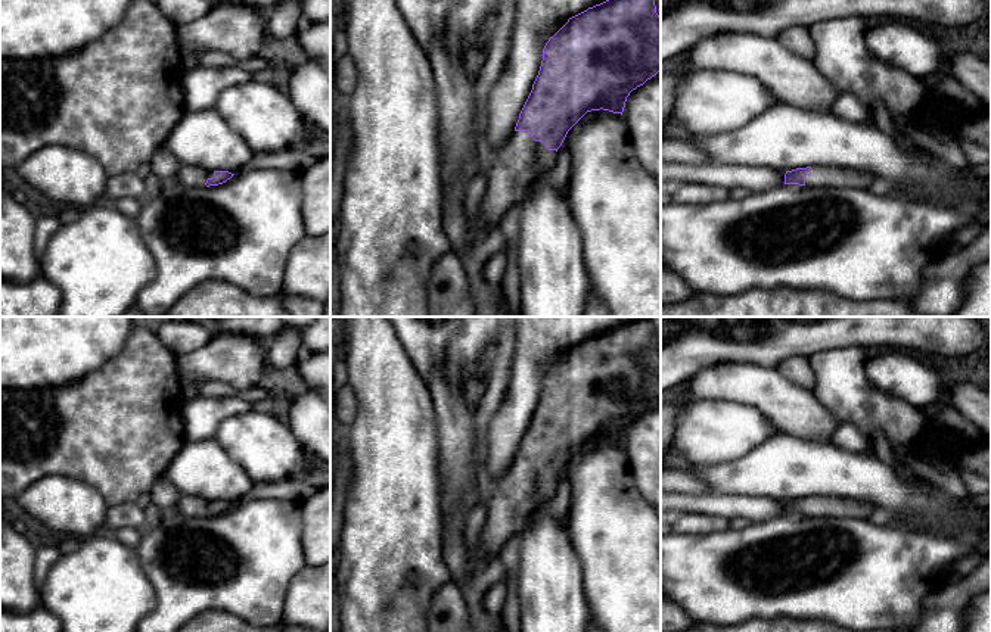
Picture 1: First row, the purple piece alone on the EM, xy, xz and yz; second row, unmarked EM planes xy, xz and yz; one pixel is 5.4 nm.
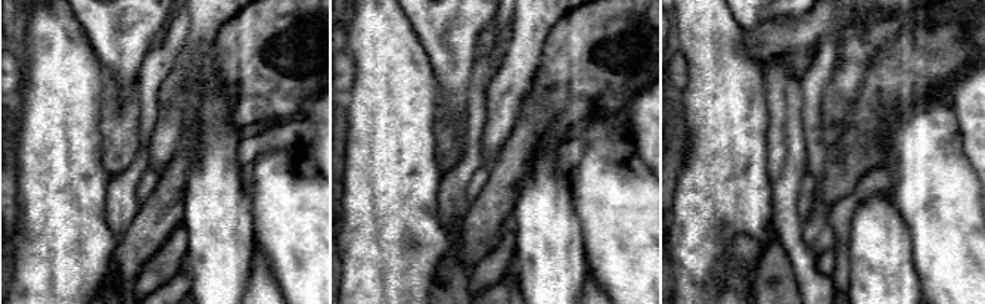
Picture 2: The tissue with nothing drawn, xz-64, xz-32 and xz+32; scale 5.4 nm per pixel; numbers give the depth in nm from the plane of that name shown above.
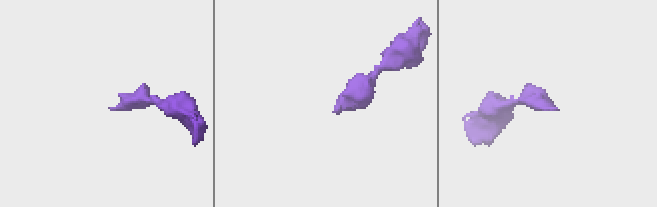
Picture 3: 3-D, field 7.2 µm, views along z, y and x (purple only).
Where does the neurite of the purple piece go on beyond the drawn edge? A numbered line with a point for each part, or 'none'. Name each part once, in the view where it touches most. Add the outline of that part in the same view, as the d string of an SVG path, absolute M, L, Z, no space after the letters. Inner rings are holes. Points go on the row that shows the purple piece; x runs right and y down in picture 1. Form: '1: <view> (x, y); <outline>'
1: xz (521, 159); M513 131L490 159L484 172L488 187L479 200L476 215L467 218L475 252L476 236L481 231L498 230L507 211L522 202L528 187L553 165L556 153L535 141L529 131Z

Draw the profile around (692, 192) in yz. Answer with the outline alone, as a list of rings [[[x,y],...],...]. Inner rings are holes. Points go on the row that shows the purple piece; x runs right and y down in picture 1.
[[[687,181],[668,189],[667,199],[680,205],[708,205],[730,197],[730,190],[720,186]]]

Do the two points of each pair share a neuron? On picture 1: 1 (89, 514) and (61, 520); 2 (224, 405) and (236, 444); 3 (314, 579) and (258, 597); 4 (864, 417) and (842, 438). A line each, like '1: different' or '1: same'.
1: same
2: different
3: different
4: different

